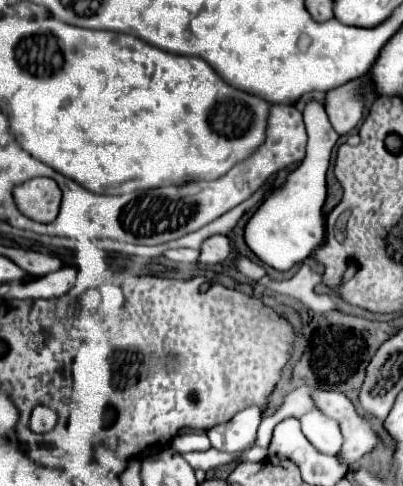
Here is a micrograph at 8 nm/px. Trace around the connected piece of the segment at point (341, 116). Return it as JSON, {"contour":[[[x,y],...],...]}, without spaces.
{"contour":[[[349,81],[341,87],[335,87],[327,91],[325,95],[325,111],[329,115],[329,121],[333,129],[339,135],[349,133],[363,117],[363,83],[361,81]]]}

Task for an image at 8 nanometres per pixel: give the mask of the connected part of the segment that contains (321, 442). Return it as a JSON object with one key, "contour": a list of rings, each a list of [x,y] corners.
{"contour":[[[313,409],[305,413],[301,419],[301,431],[307,437],[307,441],[325,455],[335,455],[341,447],[341,433],[337,429],[337,423],[323,415],[321,411]]]}

